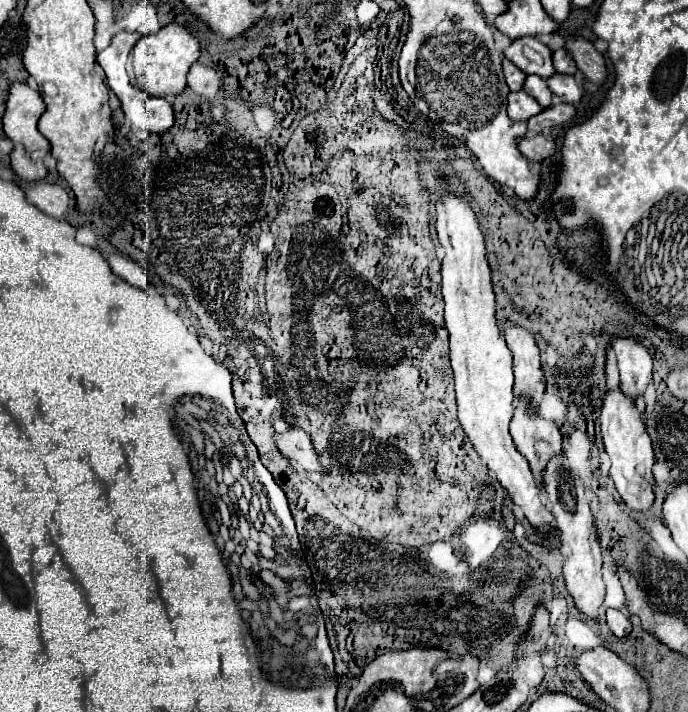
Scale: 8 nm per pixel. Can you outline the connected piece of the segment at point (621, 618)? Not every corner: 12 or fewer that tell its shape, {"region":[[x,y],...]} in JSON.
{"region":[[606,610],[606,624],[616,638],[626,638],[632,624],[620,610]]}

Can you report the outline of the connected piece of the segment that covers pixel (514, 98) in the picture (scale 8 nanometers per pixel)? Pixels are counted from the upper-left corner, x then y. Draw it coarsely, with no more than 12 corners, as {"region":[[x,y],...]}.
{"region":[[510,92],[508,116],[530,120],[544,108],[526,92]]}

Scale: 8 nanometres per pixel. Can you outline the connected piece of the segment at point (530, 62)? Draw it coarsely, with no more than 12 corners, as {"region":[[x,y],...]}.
{"region":[[534,36],[516,38],[504,56],[526,74],[556,74],[552,50]]}

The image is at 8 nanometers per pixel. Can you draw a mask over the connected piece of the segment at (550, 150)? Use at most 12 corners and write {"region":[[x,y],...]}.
{"region":[[522,138],[520,152],[538,164],[556,154],[554,140]]}

